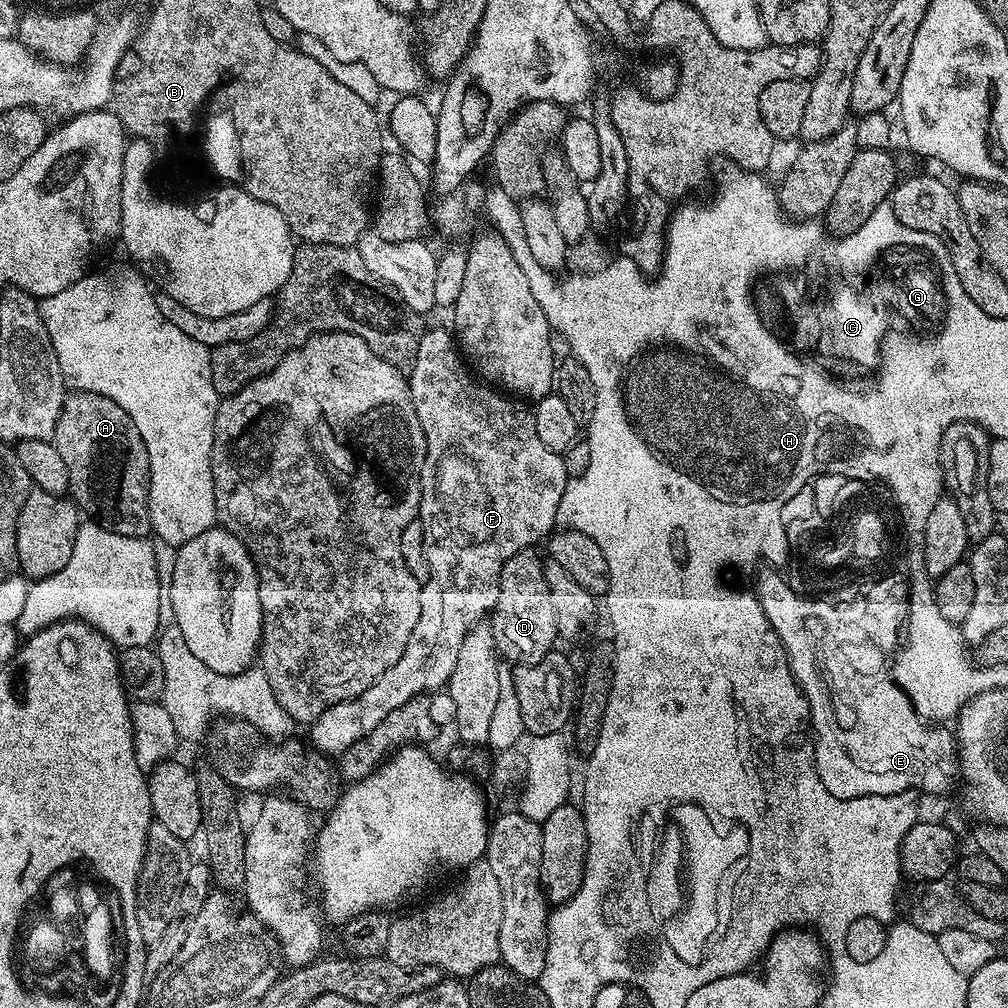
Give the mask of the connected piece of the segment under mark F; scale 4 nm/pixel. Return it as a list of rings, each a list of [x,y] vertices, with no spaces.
[[[432,327],[425,331],[424,336],[418,342],[418,354],[412,359],[412,367],[408,376],[414,410],[418,414],[418,422],[422,426],[422,434],[426,438],[424,461],[420,467],[420,510],[418,513],[418,519],[424,531],[424,549],[428,563],[428,579],[423,581],[420,589],[422,614],[418,618],[418,626],[414,626],[414,634],[410,634],[410,642],[406,642],[406,650],[402,654],[402,658],[398,658],[398,662],[394,662],[394,666],[390,666],[390,670],[386,670],[386,674],[382,674],[382,678],[378,678],[370,687],[362,690],[362,694],[358,694],[352,700],[330,706],[318,719],[312,721],[310,731],[312,731],[313,745],[311,744],[311,747],[320,754],[328,754],[324,752],[339,754],[346,751],[351,744],[358,742],[366,734],[370,734],[370,730],[374,730],[374,726],[378,726],[378,722],[382,722],[382,718],[386,718],[386,714],[398,710],[398,706],[417,699],[421,694],[428,694],[424,692],[432,692],[435,688],[443,689],[448,683],[450,674],[454,674],[454,666],[458,663],[458,650],[462,650],[462,640],[466,638],[471,628],[476,627],[491,613],[498,602],[498,586],[500,585],[502,566],[511,556],[518,554],[518,550],[539,545],[539,540],[541,539],[541,543],[553,531],[554,525],[557,523],[558,502],[562,502],[562,494],[570,479],[570,474],[564,465],[563,455],[550,450],[550,446],[545,446],[542,438],[538,438],[536,418],[529,409],[527,412],[526,409],[519,408],[514,401],[507,400],[507,398],[512,398],[505,395],[503,391],[477,379],[473,369],[466,363],[453,333],[449,329],[448,332],[444,328]]]

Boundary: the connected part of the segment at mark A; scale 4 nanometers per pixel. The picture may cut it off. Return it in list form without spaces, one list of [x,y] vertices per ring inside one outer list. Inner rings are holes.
[[[69,391],[51,439],[70,473],[68,492],[85,517],[120,535],[147,537],[152,532],[148,505],[150,458],[130,414],[102,394]]]

